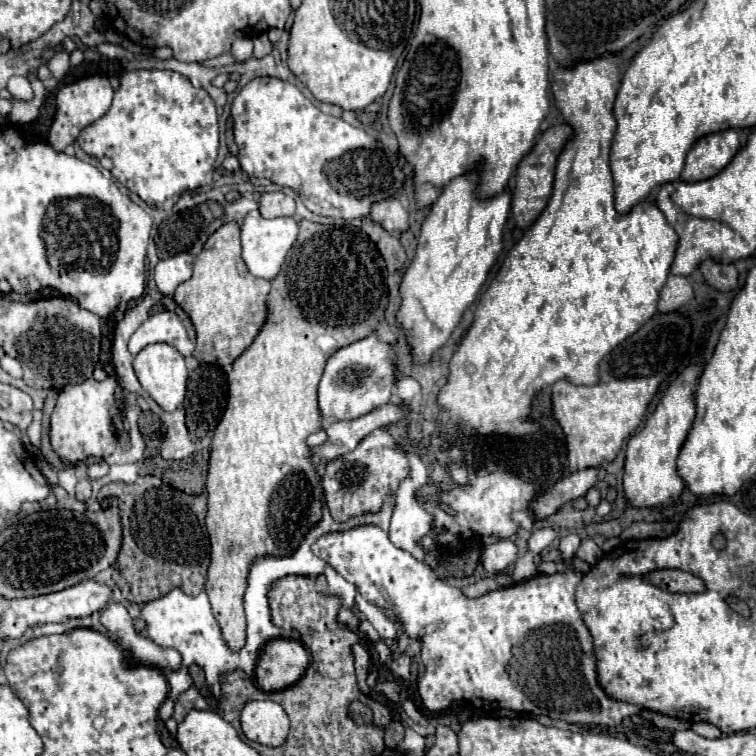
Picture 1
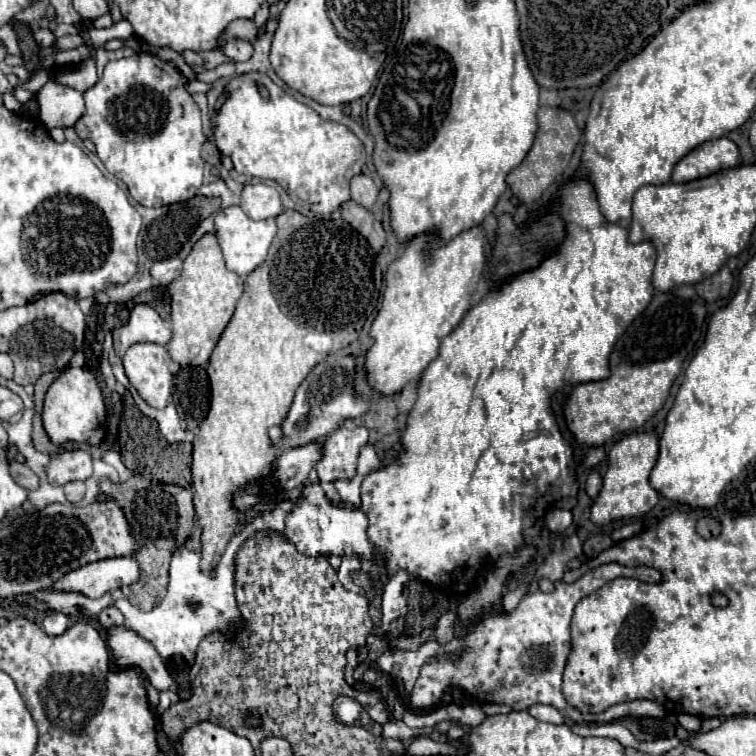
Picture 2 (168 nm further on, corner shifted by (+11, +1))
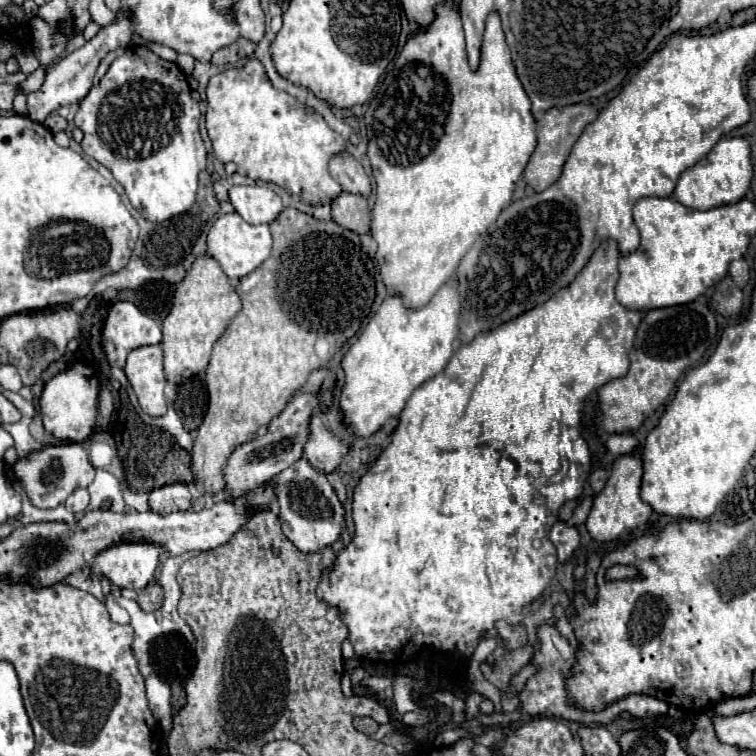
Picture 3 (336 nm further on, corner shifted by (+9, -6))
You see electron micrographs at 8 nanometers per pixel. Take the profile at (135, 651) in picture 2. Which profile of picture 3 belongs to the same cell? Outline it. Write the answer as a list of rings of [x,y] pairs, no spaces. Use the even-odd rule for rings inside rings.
[[[155,674],[147,676],[147,700],[153,716],[167,734],[171,730],[171,688]]]

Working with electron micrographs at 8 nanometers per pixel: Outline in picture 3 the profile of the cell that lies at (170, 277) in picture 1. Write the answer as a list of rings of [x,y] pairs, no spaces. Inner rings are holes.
[[[181,264],[171,266],[171,268],[167,268],[167,270],[163,272],[163,278],[165,278],[169,284],[177,284],[177,282],[181,282],[183,276],[185,276],[185,268],[183,268]]]

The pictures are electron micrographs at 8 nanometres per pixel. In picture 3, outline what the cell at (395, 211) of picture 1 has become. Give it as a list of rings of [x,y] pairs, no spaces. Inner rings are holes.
[[[339,154],[331,160],[331,176],[343,186],[345,192],[369,196],[371,194],[371,182],[365,174],[363,166],[351,156],[351,154]]]

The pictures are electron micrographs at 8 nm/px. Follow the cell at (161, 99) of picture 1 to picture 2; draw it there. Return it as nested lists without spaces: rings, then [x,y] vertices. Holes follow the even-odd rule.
[[[137,53],[105,65],[103,75],[97,85],[83,93],[85,97],[85,115],[75,123],[75,131],[81,139],[91,139],[97,147],[97,157],[103,161],[109,173],[121,179],[131,197],[143,207],[163,207],[179,201],[191,199],[203,181],[203,159],[201,147],[205,135],[201,129],[201,113],[193,97],[185,91],[187,79],[169,63],[163,63],[151,53]],[[123,117],[119,129],[113,127],[115,119]]]

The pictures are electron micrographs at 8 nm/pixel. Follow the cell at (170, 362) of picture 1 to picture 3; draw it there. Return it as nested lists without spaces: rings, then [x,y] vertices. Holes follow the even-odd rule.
[[[157,344],[131,350],[127,356],[125,374],[143,412],[149,416],[163,416],[167,412],[167,398],[163,392],[167,384],[163,374],[163,348]]]

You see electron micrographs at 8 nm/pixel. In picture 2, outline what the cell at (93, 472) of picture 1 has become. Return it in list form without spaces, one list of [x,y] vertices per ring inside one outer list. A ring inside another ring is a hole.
[[[63,449],[51,455],[51,461],[45,465],[47,481],[51,485],[65,485],[69,481],[85,481],[93,473],[93,459],[83,449]]]

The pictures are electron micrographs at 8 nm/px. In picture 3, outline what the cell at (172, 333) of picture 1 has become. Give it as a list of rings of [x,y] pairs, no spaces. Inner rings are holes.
[[[117,302],[105,320],[103,350],[111,366],[123,368],[127,354],[162,341],[161,324],[131,302]]]

